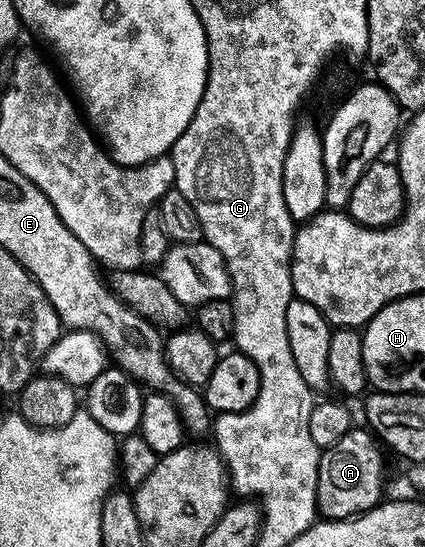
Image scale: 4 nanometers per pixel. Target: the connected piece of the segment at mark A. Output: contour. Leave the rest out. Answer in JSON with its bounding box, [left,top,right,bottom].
[318,427,386,521]

